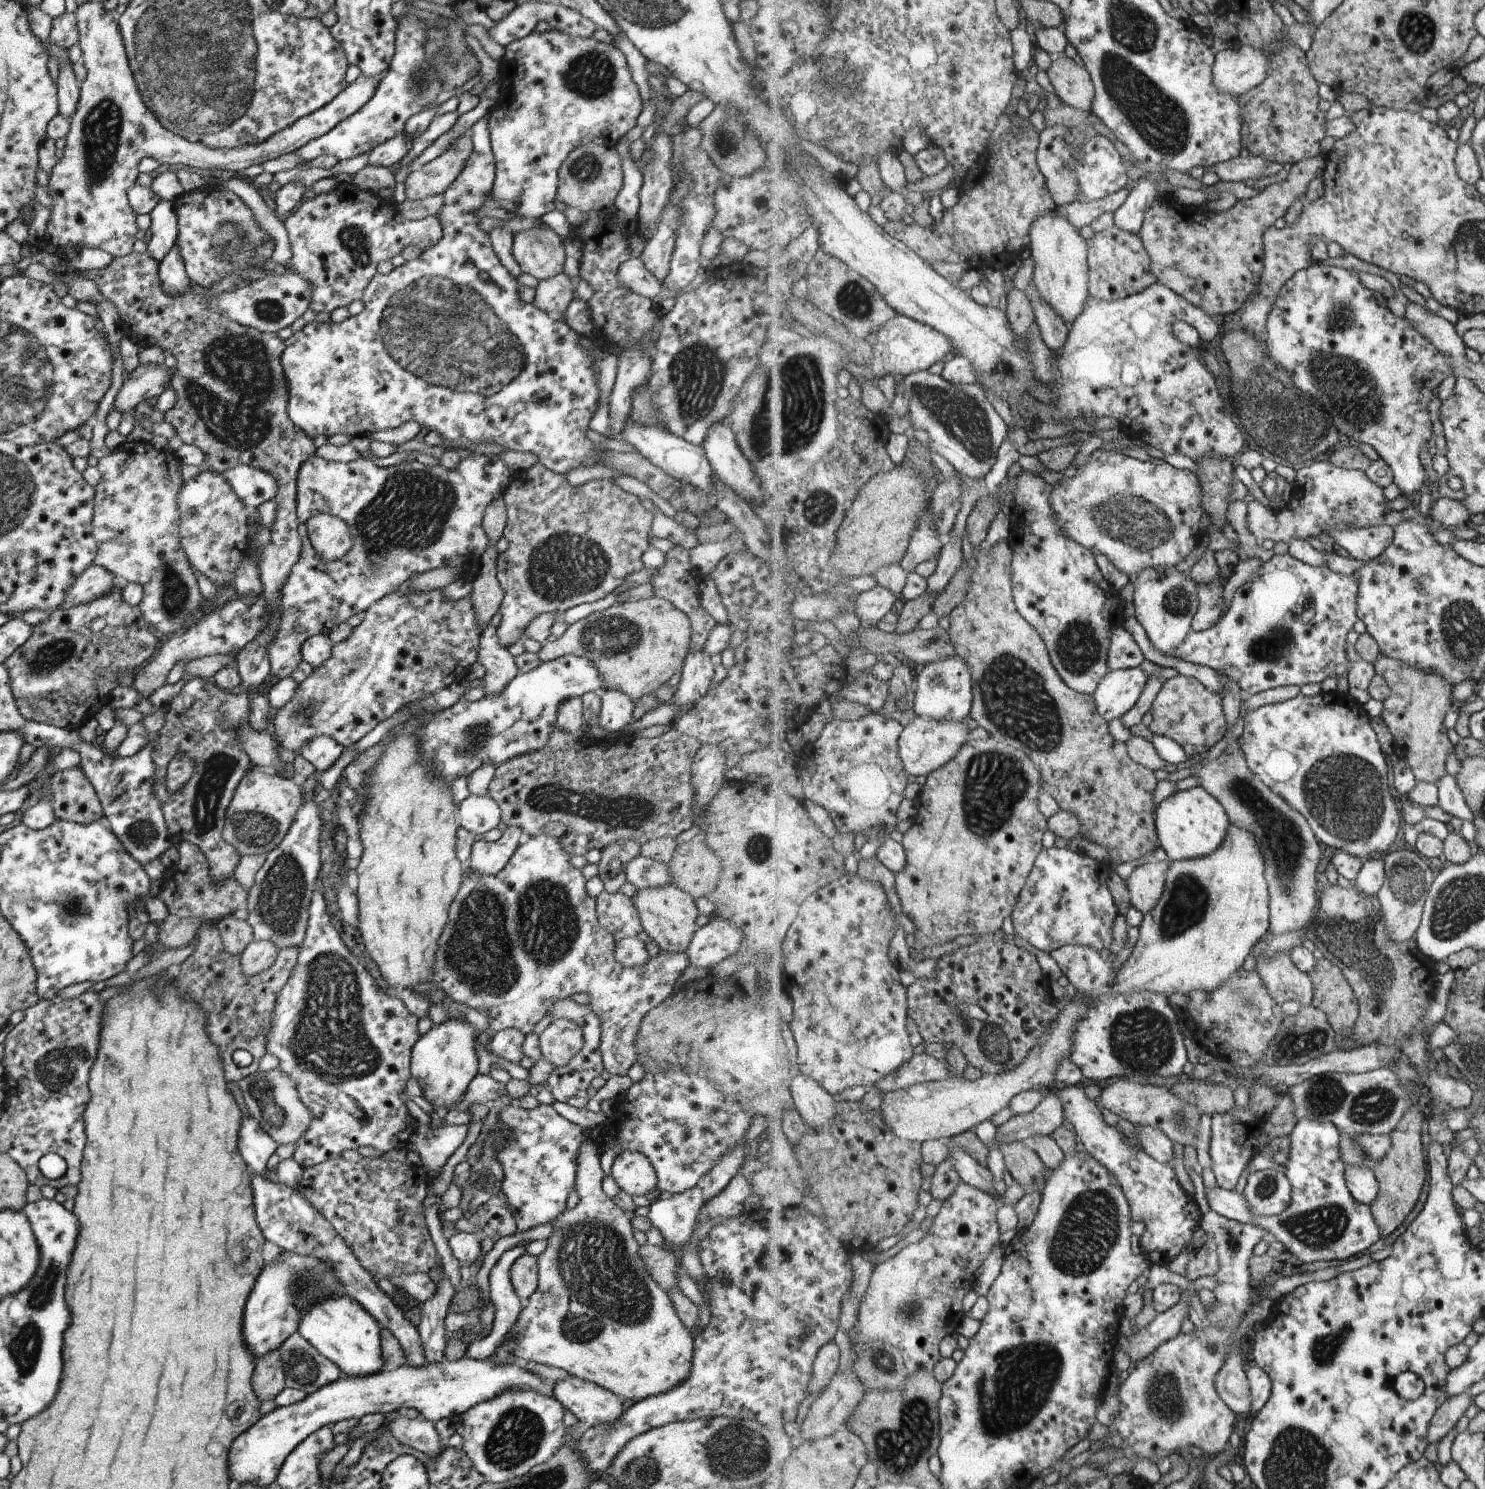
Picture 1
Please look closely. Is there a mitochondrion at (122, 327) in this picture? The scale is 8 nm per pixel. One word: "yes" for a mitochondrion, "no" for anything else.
no

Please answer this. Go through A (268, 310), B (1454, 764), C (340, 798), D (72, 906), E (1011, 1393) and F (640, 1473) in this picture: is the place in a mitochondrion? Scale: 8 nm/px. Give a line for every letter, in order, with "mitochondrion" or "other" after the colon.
A: mitochondrion
B: other
C: other
D: mitochondrion
E: mitochondrion
F: mitochondrion

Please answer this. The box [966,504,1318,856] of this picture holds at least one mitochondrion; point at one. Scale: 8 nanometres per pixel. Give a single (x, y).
(1014, 700)

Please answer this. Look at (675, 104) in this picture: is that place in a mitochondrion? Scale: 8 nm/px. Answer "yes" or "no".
no

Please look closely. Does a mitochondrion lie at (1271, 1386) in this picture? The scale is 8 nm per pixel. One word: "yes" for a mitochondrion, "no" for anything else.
no

